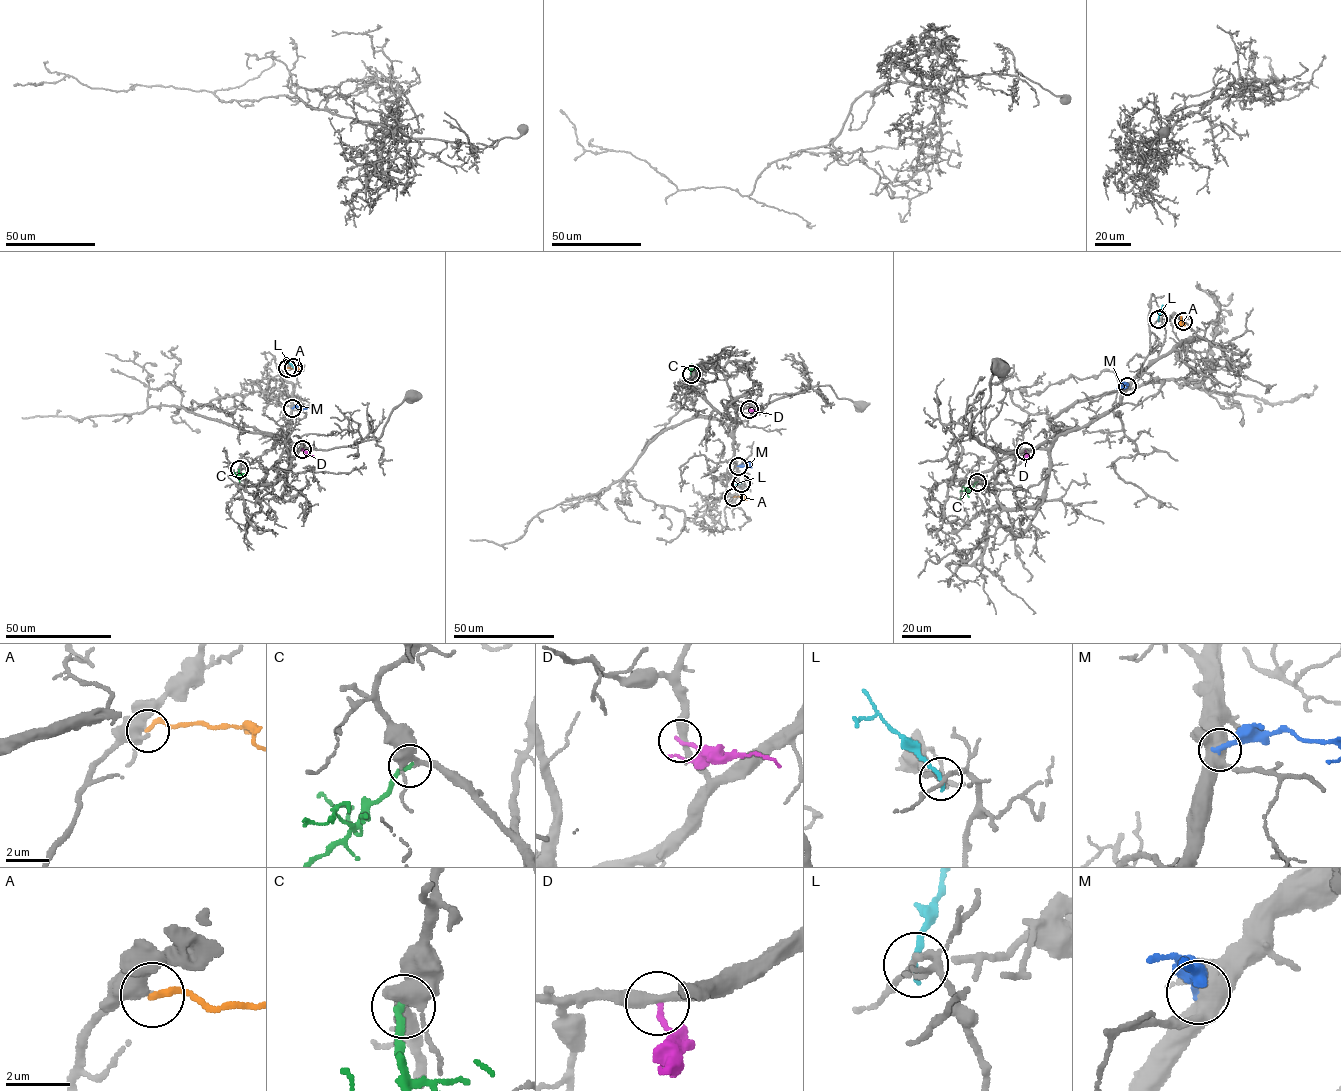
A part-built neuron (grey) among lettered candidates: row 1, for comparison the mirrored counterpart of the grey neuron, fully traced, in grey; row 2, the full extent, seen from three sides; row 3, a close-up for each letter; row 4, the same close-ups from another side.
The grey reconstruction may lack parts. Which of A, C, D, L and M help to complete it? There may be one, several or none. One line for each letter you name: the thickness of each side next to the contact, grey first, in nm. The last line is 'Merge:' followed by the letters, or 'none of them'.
A: calibres 300 and 200 nm
C: calibres 240 and 220 nm
Merge: A, C

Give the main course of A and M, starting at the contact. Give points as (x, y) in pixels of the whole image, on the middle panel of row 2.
A: (733, 497), (747, 500)
M: (738, 466), (749, 463), (751, 467)

